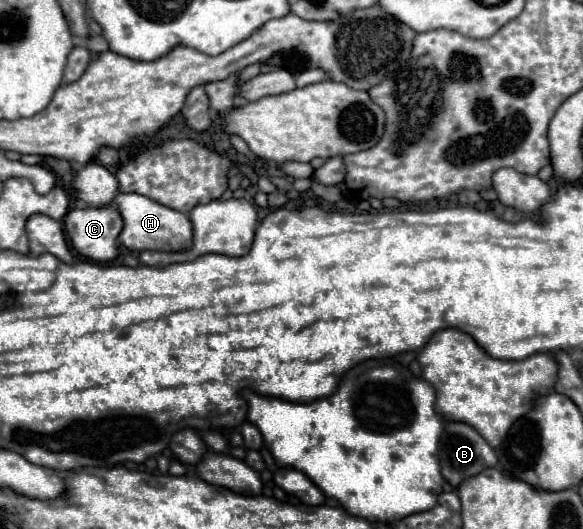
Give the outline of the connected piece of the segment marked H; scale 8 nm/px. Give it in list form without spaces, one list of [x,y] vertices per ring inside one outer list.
[[[118,193],[114,203],[124,219],[124,229],[118,235],[118,241],[130,251],[182,251],[192,243],[192,223],[184,213],[138,193]]]

